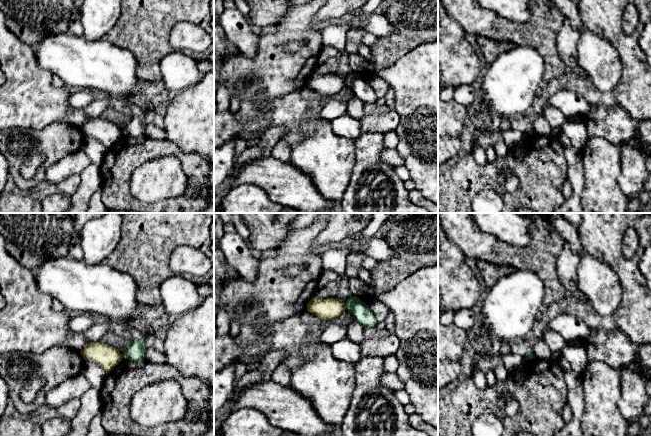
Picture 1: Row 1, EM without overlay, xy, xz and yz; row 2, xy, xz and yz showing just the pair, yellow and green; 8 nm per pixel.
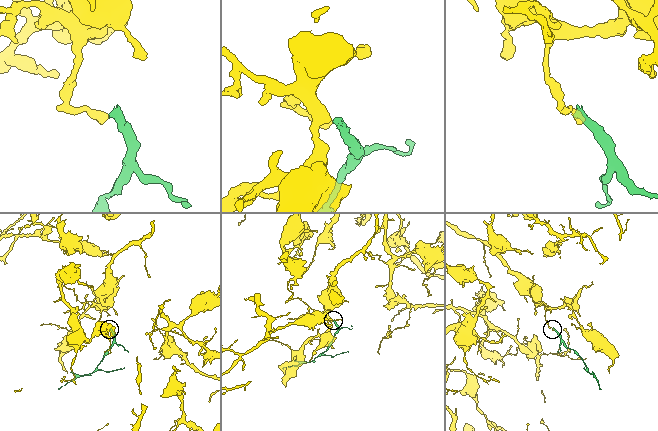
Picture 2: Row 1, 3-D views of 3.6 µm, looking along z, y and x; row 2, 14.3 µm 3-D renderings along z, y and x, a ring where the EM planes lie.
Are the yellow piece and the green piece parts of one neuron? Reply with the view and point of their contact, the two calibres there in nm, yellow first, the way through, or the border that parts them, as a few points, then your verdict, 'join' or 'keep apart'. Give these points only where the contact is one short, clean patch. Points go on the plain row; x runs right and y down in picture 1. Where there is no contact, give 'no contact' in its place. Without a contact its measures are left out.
meets yellow in xz at (345, 82); 170 nm thick on the yellow side, 150 nm on the other; border along xz (344, 79), (346, 84); keep apart

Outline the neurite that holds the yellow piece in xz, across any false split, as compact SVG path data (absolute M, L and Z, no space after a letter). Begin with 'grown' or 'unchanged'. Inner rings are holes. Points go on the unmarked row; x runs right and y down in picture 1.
unchanged; M314 72L307 79L307 87L324 96L335 95L345 86L345 79L337 74L321 75Z

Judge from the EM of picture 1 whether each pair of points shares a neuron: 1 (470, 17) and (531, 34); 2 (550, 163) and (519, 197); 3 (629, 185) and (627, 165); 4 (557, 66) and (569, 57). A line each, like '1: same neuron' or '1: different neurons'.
1: same neuron
2: same neuron
3: same neuron
4: different neurons

